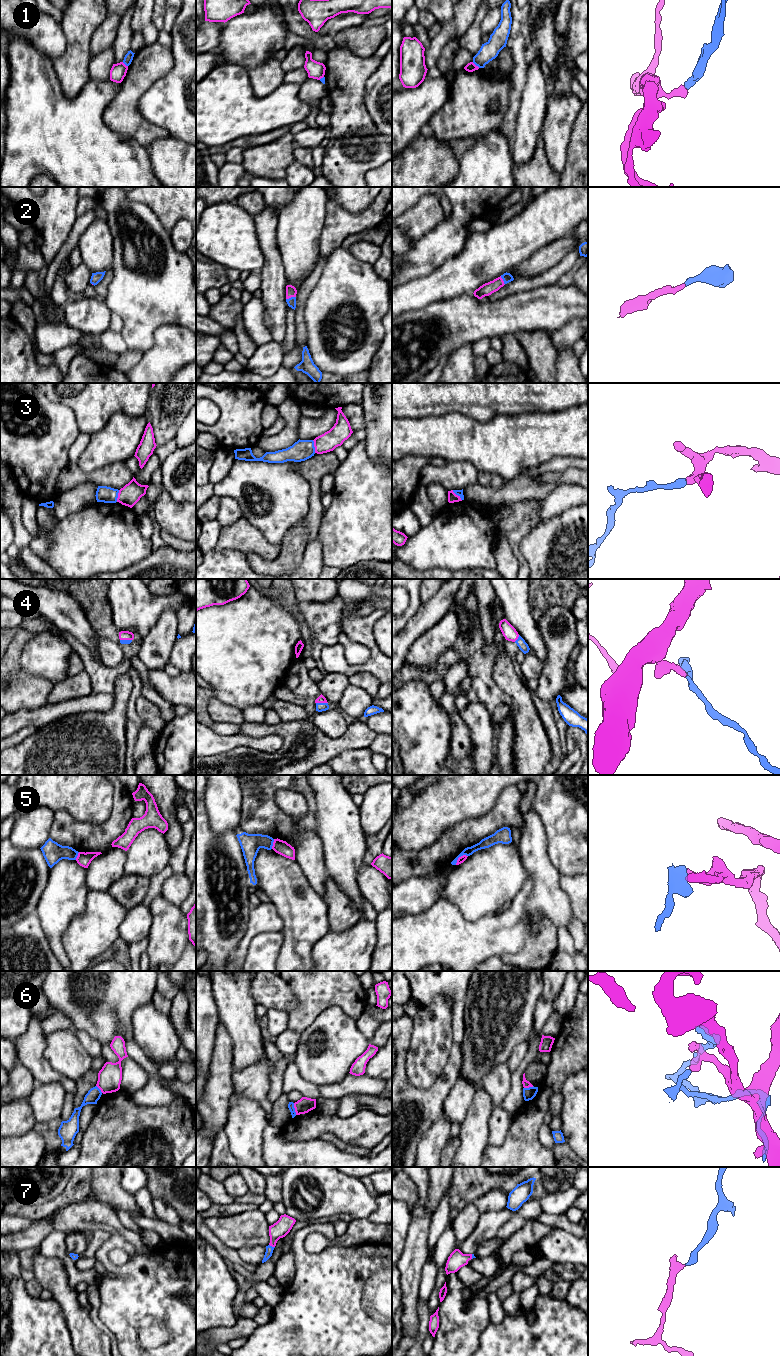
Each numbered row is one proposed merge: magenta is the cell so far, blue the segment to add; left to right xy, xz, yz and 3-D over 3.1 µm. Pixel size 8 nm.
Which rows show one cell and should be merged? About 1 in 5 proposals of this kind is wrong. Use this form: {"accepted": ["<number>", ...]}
{"accepted": ["2", "4", "7"]}

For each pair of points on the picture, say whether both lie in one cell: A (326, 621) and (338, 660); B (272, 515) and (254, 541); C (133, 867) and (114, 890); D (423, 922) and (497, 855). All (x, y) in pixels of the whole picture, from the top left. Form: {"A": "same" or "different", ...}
{"A": "different", "B": "different", "C": "different", "D": "different"}

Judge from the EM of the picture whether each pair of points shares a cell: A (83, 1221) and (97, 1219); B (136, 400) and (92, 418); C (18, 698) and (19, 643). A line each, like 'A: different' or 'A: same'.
A: same
B: same
C: same

